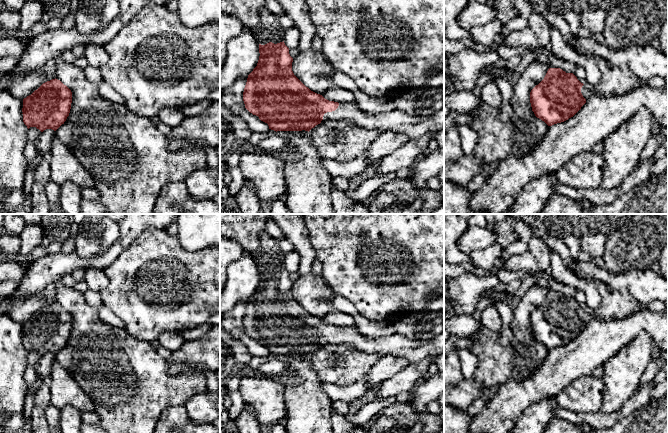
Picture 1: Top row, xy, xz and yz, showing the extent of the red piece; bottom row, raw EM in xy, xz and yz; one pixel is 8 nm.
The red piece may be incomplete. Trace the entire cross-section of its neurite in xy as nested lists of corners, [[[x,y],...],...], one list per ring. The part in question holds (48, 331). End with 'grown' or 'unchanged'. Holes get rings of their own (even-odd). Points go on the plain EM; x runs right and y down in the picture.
[[[52,303],[43,307],[31,319],[23,323],[23,346],[29,353],[36,351],[41,356],[46,353],[56,355],[69,340],[72,327],[72,316],[58,303]]]; unchanged

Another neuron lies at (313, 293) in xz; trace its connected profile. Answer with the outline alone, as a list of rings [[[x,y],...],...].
[[[312,271],[293,282],[292,295],[306,311],[317,318],[323,319],[335,311],[330,303],[335,293],[322,276],[316,276]]]

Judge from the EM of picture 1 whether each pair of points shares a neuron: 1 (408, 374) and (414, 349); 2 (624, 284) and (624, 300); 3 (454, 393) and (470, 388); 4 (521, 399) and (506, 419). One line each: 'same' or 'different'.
1: different
2: different
3: same
4: same

